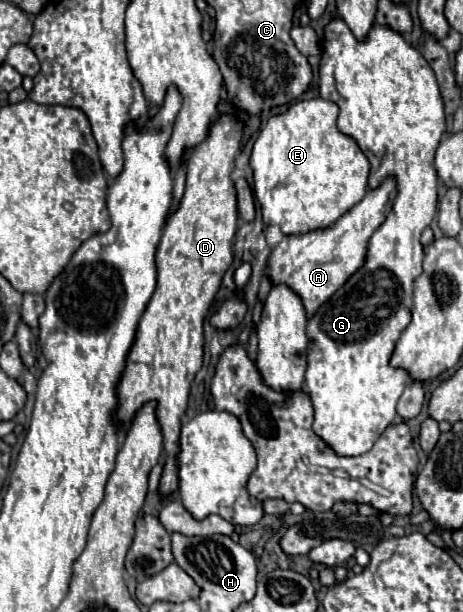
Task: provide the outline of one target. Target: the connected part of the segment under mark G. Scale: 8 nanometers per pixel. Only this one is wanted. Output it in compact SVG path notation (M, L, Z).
M335 19L325 27L323 57L319 63L319 91L321 97L339 105L337 127L341 133L353 137L365 157L371 163L369 189L377 189L385 183L387 175L397 181L397 195L391 211L379 229L371 235L367 245L367 259L363 267L349 277L349 281L325 301L319 311L307 323L307 373L305 391L311 397L315 409L313 431L343 457L357 457L367 453L381 433L393 423L397 401L409 381L407 371L389 365L395 341L411 321L413 309L413 281L423 273L423 245L421 233L433 221L437 213L437 173L433 169L433 157L441 135L445 133L443 99L435 81L435 73L429 63L415 51L401 35L379 27L371 27L367 41L357 41L349 27Z

